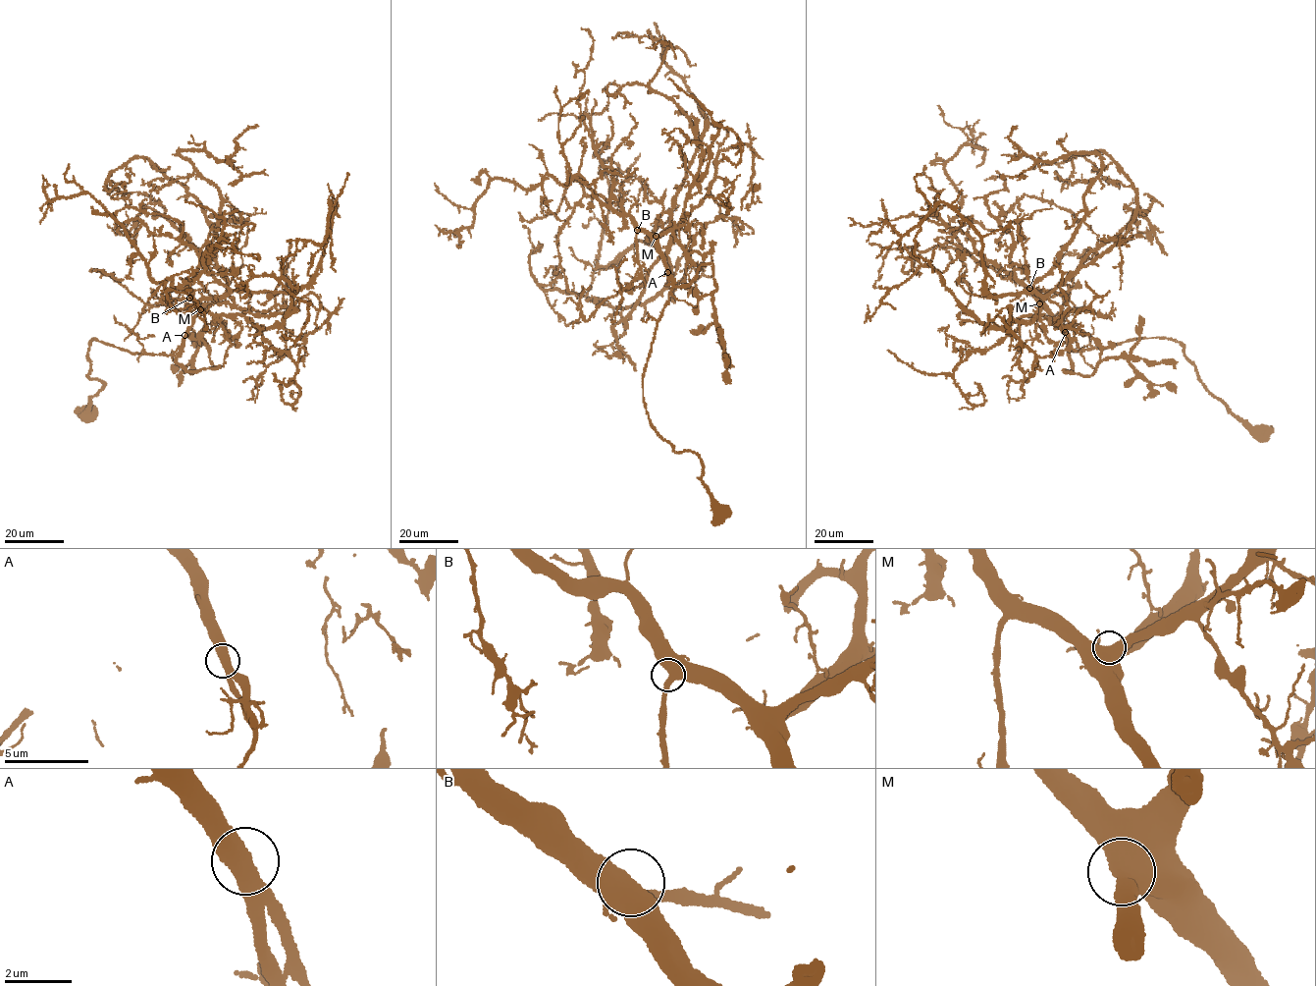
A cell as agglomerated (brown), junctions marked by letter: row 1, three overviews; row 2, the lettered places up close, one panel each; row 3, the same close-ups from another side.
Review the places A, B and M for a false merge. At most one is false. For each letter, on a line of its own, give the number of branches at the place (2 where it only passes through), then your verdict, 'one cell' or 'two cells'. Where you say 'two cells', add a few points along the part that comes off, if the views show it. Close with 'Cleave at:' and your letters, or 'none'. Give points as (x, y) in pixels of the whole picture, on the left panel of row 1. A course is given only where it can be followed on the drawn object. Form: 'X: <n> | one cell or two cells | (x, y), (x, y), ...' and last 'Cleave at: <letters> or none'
A: 2 | one cell
B: 2 | one cell
M: 2 | one cell
Cleave at: none

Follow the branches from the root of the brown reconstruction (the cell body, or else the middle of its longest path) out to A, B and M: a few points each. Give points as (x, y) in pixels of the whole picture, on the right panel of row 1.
A: (1264, 434), (1264, 429), (1245, 424), (1209, 393), (1179, 342), (1154, 337), (1073, 352), (1064, 332)
B: (1264, 434), (1264, 429), (1245, 424), (1209, 393), (1179, 342), (1154, 337), (1073, 352), (1064, 330), (1029, 288)
M: (1264, 434), (1264, 429), (1245, 424), (1209, 393), (1179, 342), (1154, 337), (1073, 352), (1064, 330), (1039, 303)

